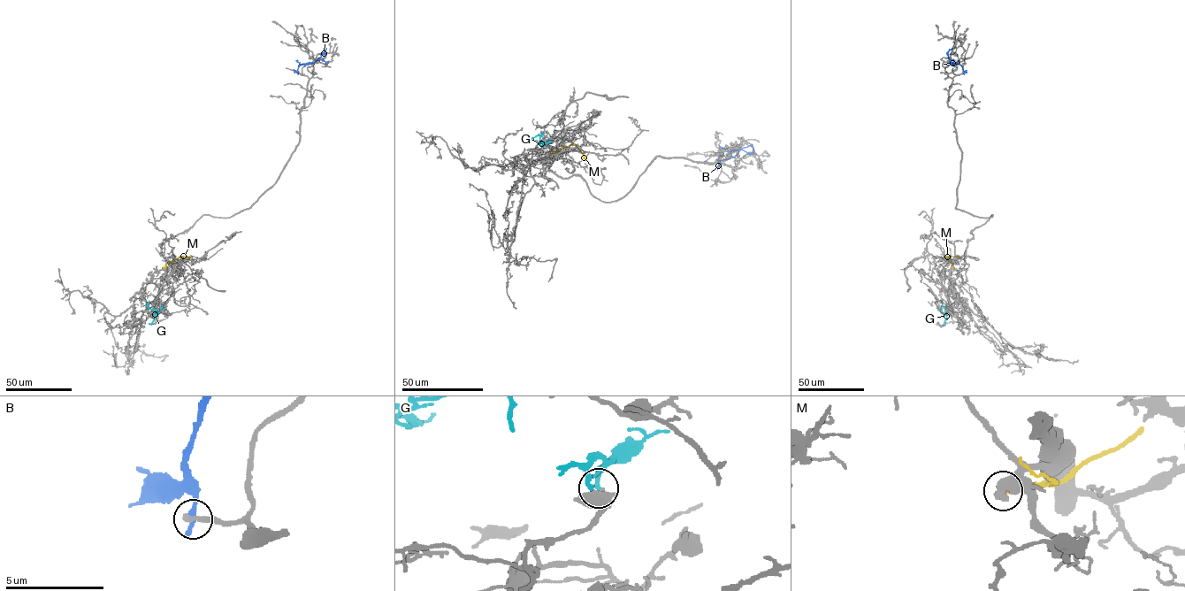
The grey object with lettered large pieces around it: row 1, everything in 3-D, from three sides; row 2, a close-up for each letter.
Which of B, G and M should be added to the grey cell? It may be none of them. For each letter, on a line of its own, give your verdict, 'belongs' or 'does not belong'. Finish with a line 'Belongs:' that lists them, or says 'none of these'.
B: does not belong
G: does not belong
M: does not belong
Belongs: none of these

